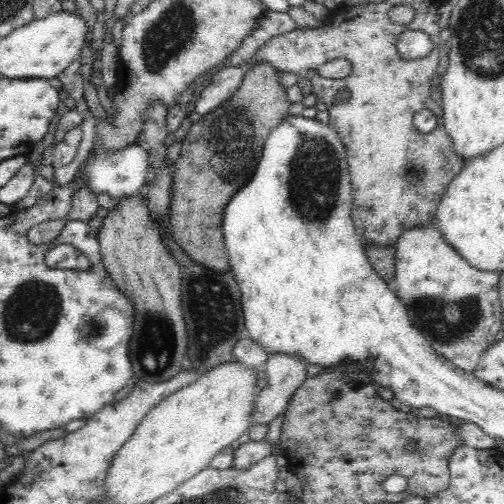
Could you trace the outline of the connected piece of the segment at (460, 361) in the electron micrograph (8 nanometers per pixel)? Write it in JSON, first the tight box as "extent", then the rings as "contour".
{"extent":[394,224,501,372],"contour":[[[422,224],[422,226],[416,226],[416,228],[410,228],[406,232],[402,233],[402,236],[398,238],[397,244],[395,247],[394,254],[394,289],[396,291],[397,297],[400,299],[400,302],[406,307],[406,312],[410,317],[410,323],[414,325],[414,328],[417,328],[418,331],[422,333],[422,337],[426,340],[427,344],[439,355],[444,356],[446,360],[450,360],[451,363],[454,363],[458,369],[462,369],[466,372],[473,372],[476,368],[476,365],[479,363],[480,357],[483,356],[483,353],[491,348],[493,344],[496,344],[498,340],[498,334],[500,334],[501,328],[501,302],[499,299],[499,288],[498,280],[499,274],[496,272],[482,272],[477,268],[474,268],[473,265],[468,264],[465,258],[462,258],[450,246],[444,239],[443,234],[438,230],[432,227],[433,224]]]}

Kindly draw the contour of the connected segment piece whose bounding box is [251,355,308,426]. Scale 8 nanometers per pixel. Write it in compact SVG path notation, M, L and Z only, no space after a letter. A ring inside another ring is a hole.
M270 355L264 366L266 386L255 396L251 425L270 424L287 407L294 391L308 378L307 361L292 355Z

